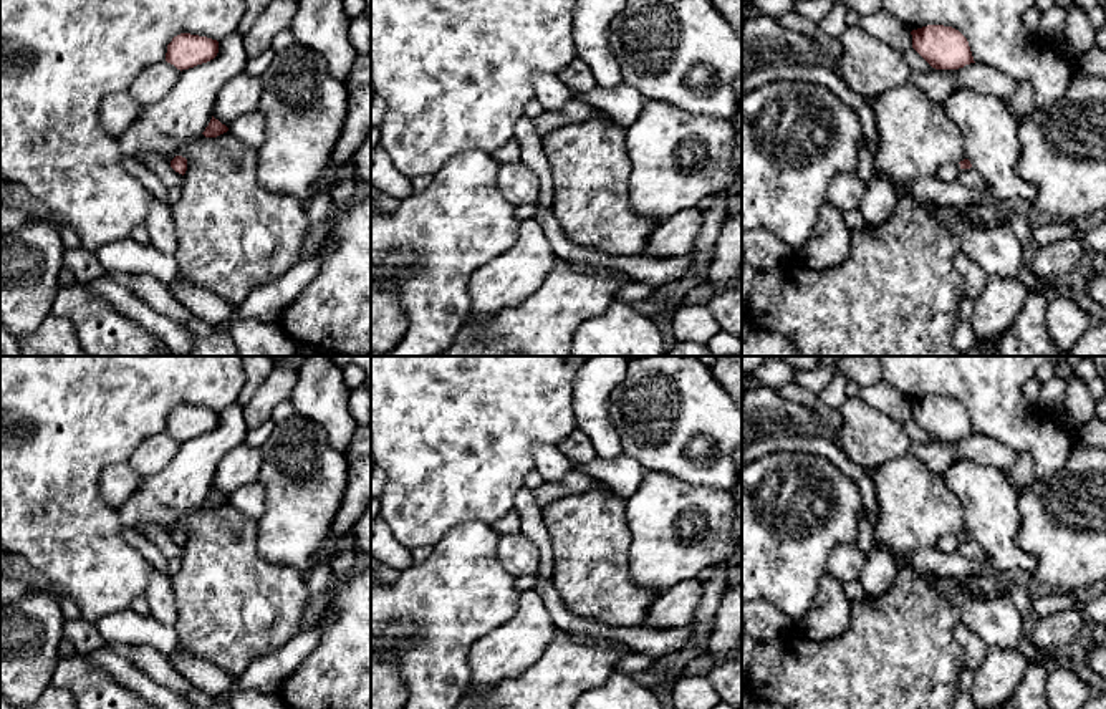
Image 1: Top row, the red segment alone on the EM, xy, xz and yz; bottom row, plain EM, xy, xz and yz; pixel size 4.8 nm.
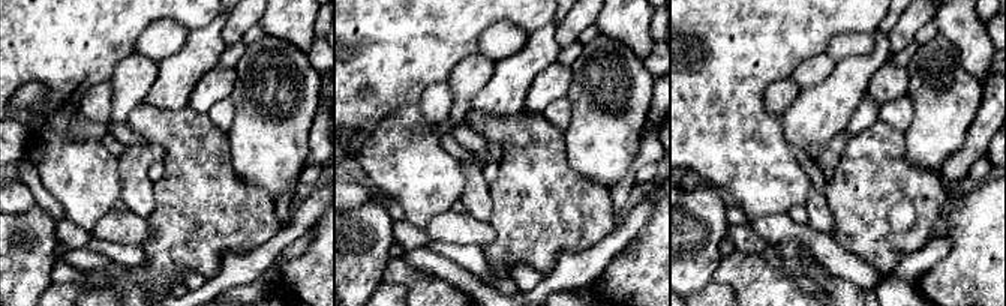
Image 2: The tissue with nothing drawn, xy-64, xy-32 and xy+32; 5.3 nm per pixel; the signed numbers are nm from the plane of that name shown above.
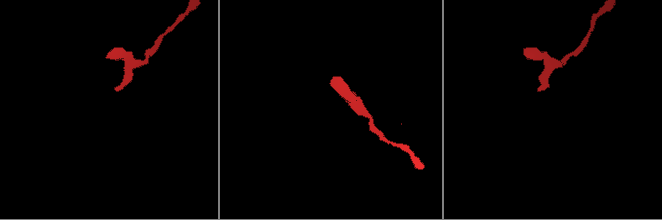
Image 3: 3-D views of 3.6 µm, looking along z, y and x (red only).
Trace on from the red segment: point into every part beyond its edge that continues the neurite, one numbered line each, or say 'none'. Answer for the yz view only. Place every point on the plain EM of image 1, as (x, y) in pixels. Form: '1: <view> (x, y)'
1: yz (947, 544)

